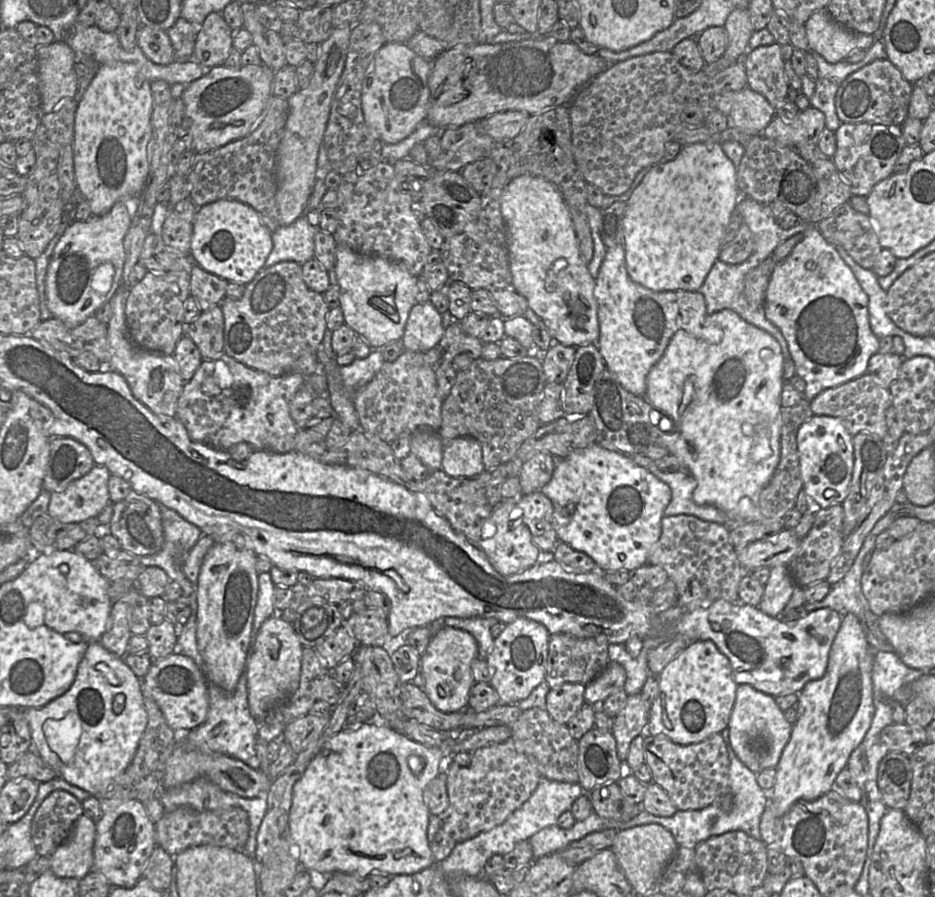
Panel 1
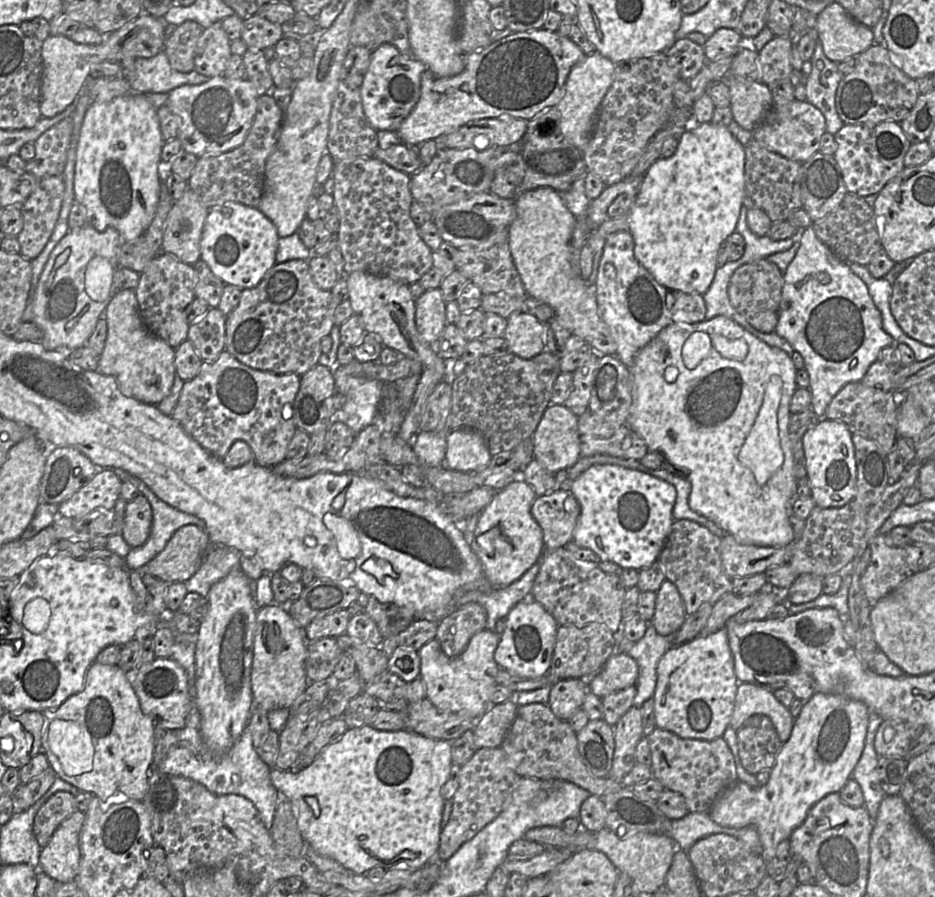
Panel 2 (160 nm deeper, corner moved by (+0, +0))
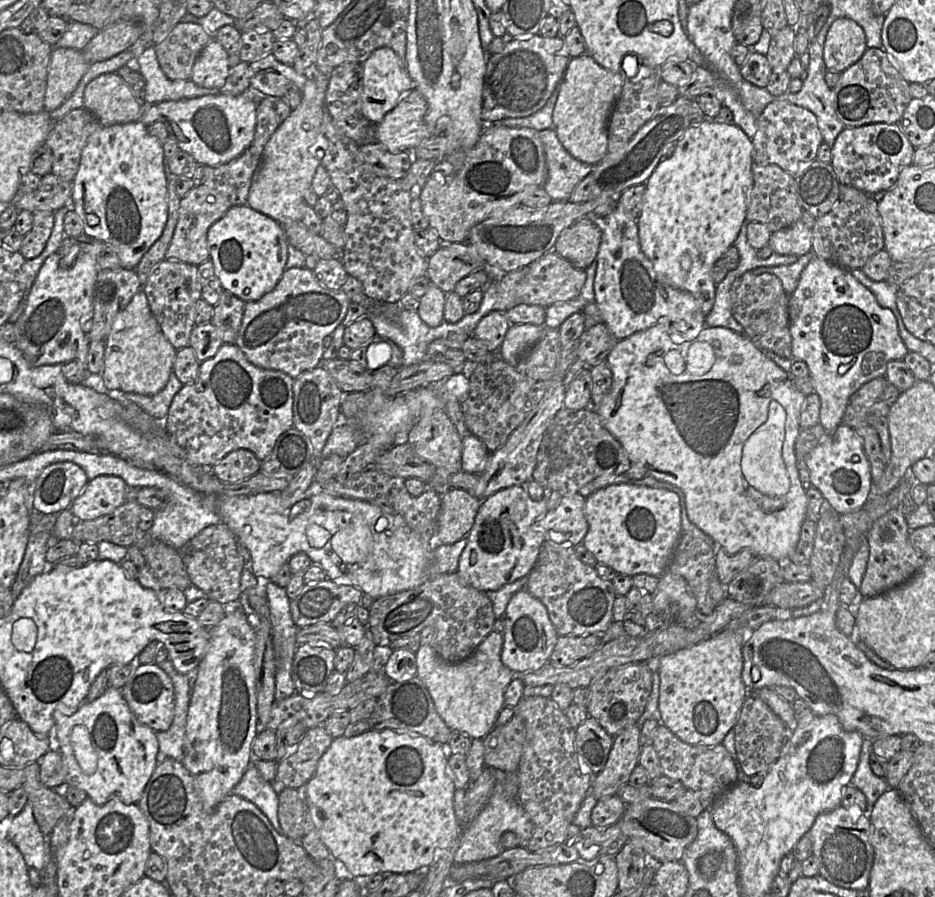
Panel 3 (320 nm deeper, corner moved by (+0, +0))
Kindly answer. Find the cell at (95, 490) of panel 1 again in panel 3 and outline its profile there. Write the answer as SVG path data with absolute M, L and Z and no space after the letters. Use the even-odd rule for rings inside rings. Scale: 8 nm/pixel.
M101 475L88 481L70 510L76 520L88 521L113 513L126 500L128 486L117 476Z

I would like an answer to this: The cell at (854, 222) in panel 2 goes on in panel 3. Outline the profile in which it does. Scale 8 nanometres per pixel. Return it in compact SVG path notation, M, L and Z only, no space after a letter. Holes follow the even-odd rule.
M867 195L864 202L839 199L825 215L816 219L812 228L812 250L816 256L846 269L861 269L877 252L884 249L884 237L878 202Z

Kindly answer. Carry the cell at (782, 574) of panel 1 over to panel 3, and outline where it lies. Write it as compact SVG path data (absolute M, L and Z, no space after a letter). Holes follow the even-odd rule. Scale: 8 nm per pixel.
M738 619L714 636L693 646L681 649L659 658L660 678L658 714L659 723L668 727L684 742L694 745L713 746L722 743L724 737L737 722L741 707L751 692L742 680L742 647L753 630L743 628Z

